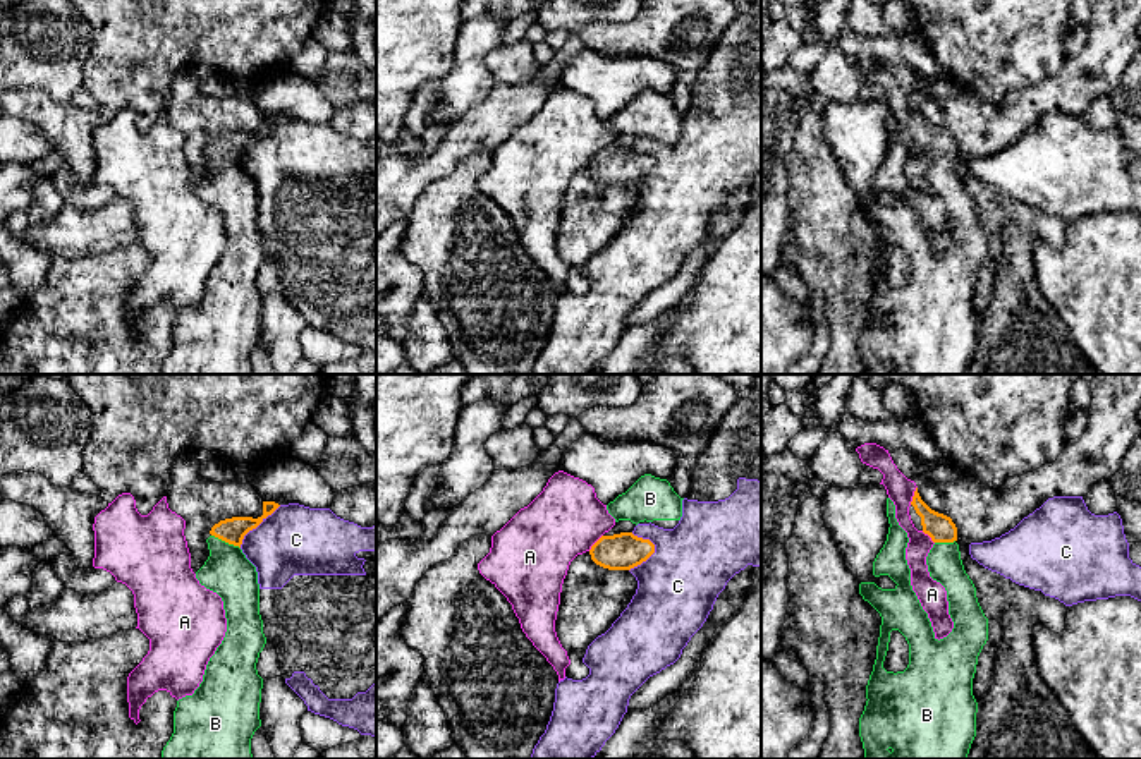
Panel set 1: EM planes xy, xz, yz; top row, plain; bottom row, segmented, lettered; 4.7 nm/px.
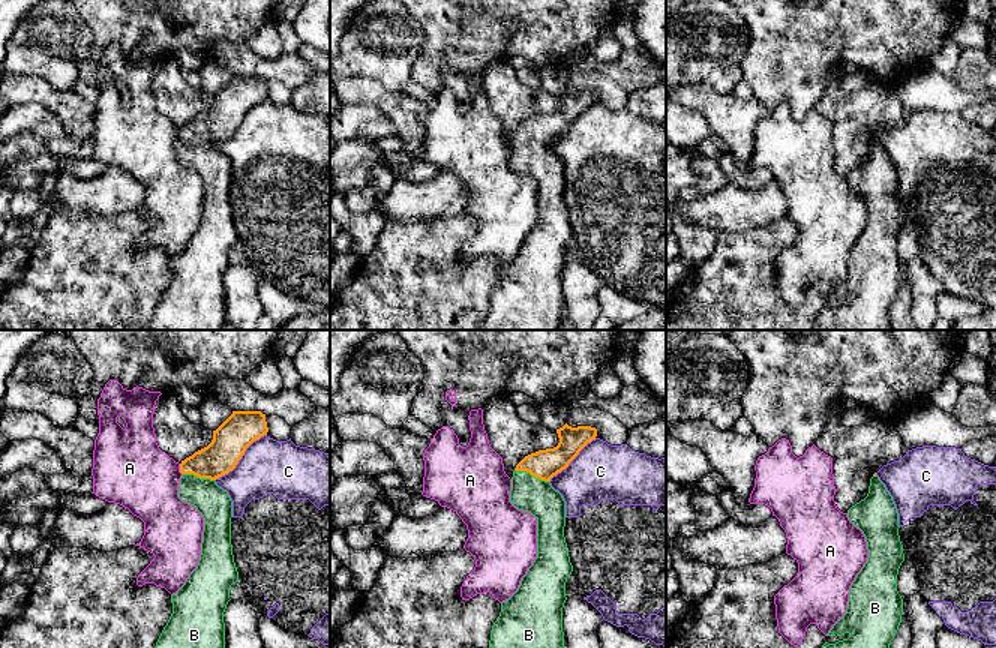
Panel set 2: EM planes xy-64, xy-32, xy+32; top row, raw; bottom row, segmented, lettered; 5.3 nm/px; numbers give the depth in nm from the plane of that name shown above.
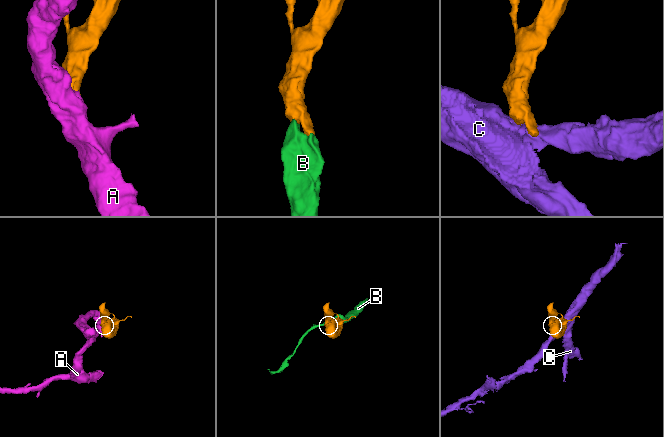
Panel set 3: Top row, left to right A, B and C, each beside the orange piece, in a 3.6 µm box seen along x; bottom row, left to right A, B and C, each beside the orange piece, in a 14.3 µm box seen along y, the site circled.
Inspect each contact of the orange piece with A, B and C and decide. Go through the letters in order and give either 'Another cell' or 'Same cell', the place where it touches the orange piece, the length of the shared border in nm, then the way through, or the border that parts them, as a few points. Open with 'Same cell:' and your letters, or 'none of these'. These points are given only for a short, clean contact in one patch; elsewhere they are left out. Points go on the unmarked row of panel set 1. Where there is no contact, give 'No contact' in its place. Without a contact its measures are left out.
Same cell: B
A: Another cell. Touches orange at yz (915, 110). Shared border 90 nm
B: Same cell. Touches orange at xy (225, 157). Shared border 150 nm
C: Another cell. Touches orange at xz (653, 165). Shared border 180 nm

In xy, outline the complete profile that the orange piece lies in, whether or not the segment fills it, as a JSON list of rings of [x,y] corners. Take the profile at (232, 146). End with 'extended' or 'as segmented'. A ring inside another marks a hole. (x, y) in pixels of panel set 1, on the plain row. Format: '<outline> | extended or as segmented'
[[[263,117],[263,131],[258,134],[253,132],[232,132],[220,136],[210,146],[211,151],[239,161],[242,160],[244,151],[256,144],[268,131],[272,131],[280,120],[275,117]]] | as segmented

